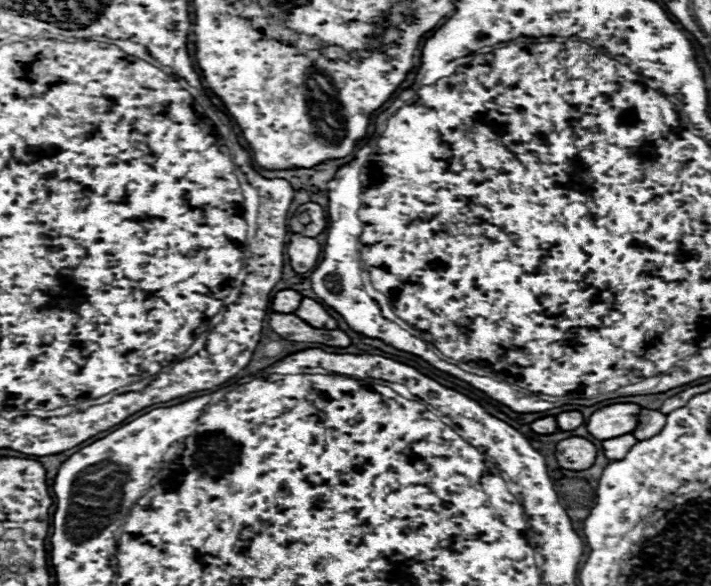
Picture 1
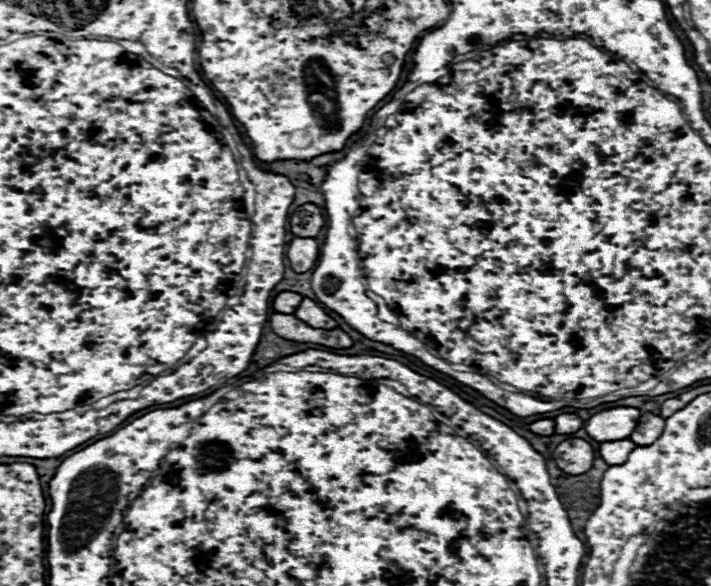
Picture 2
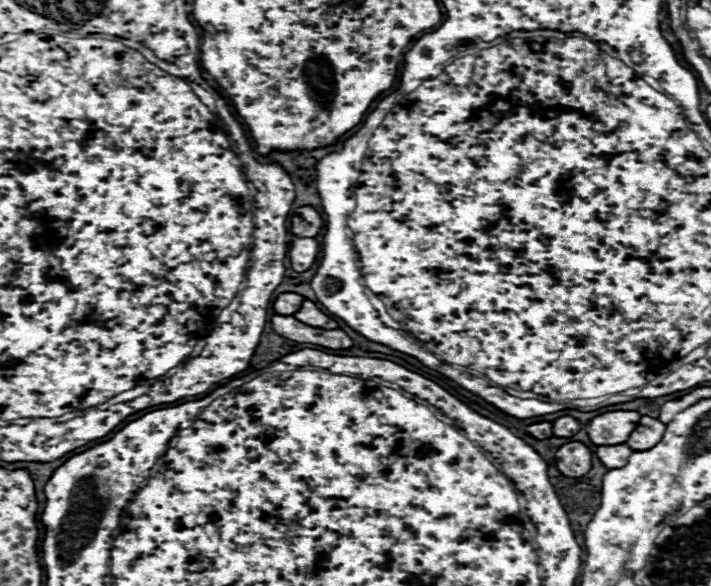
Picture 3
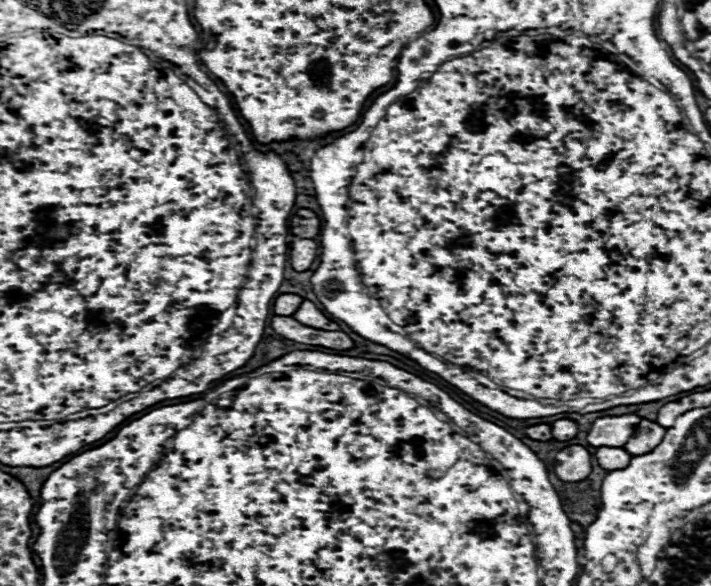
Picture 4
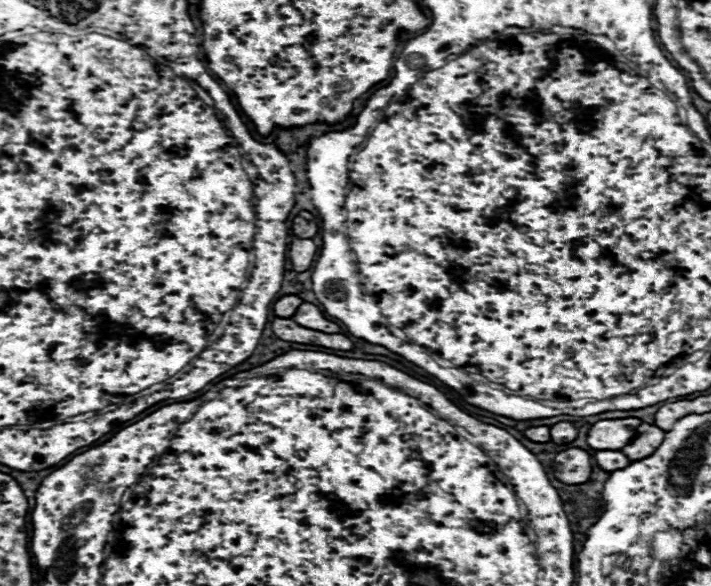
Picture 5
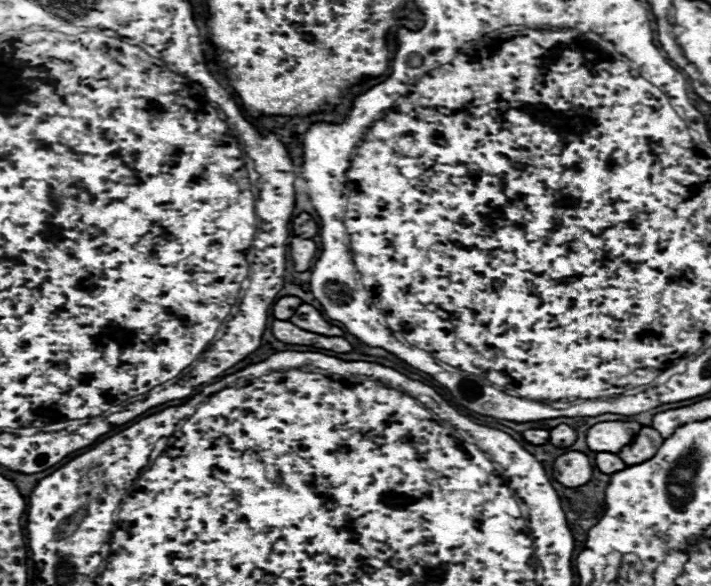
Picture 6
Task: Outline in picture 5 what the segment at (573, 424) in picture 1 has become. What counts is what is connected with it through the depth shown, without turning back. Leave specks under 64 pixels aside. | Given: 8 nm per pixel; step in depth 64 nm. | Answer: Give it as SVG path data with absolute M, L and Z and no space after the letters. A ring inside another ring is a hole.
M558 422L558 424L554 424L550 428L550 434L552 434L552 442L556 442L556 444L568 444L568 442L576 440L578 430L570 422Z

